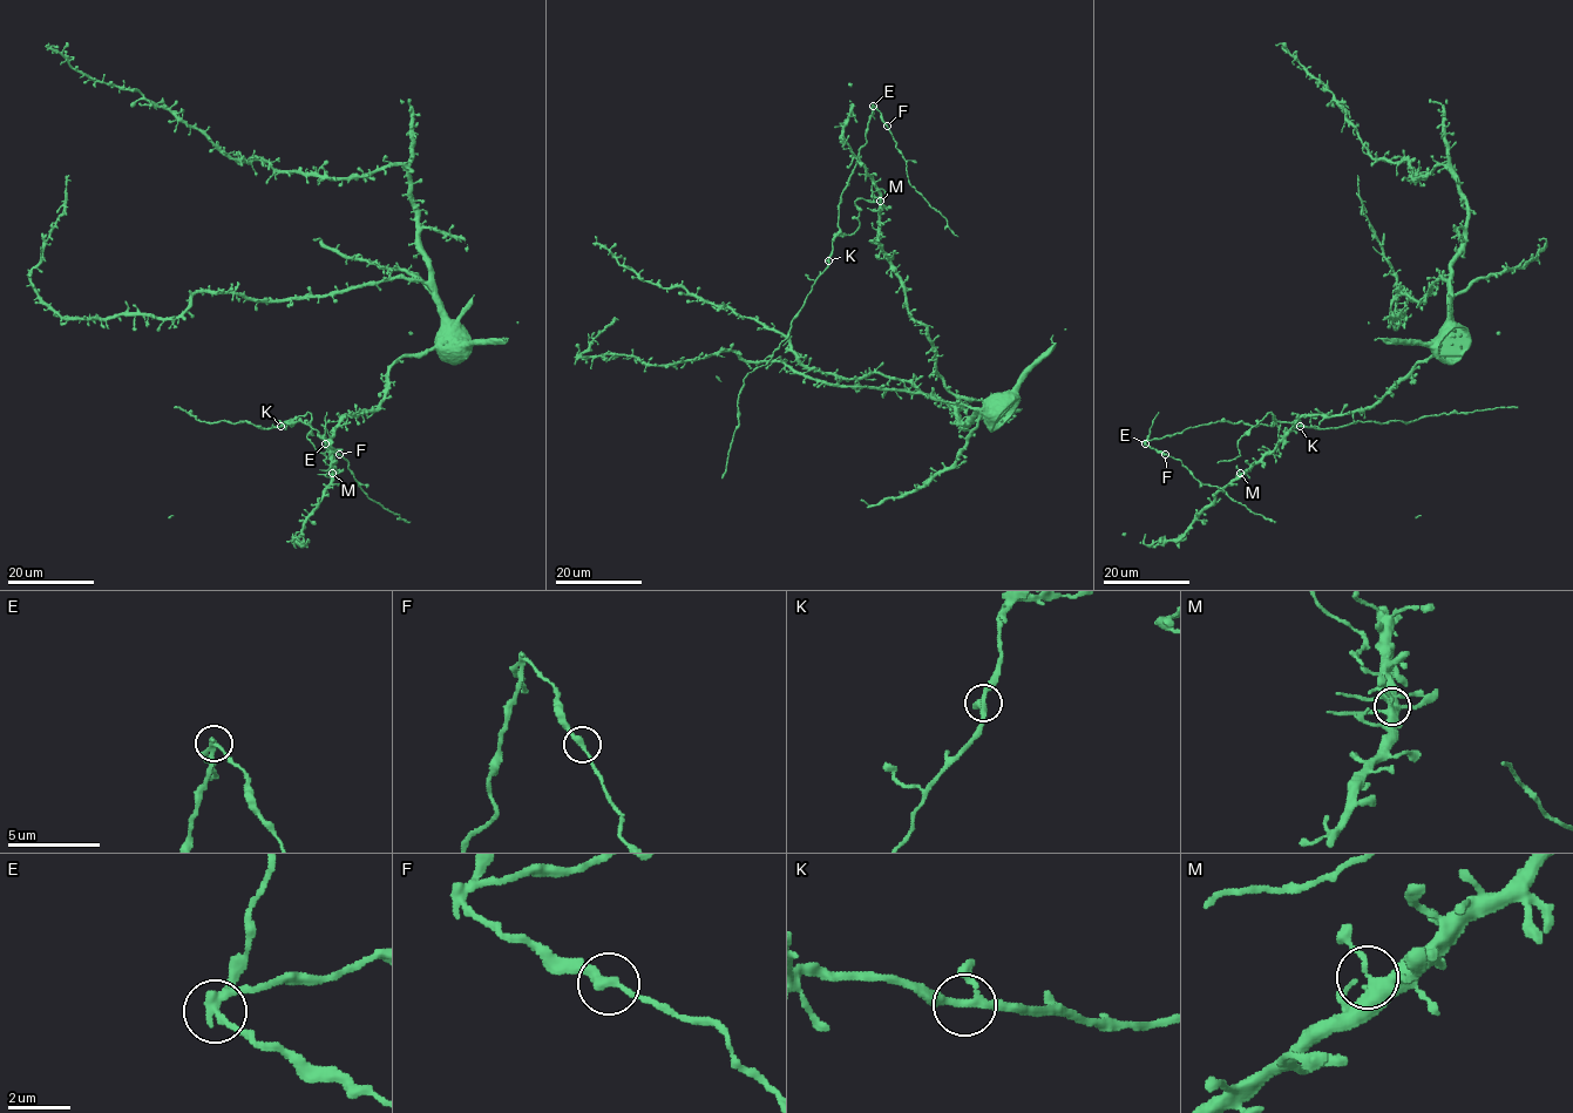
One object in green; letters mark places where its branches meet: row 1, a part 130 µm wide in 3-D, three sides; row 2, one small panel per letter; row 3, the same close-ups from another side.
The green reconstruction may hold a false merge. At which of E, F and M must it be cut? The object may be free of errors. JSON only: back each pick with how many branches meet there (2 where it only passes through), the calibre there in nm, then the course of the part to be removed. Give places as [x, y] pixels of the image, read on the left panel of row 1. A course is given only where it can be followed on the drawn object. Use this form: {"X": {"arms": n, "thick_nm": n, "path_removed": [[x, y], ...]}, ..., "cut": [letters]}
{"E": {"arms": 3, "thick_nm": 240, "path_removed": [[325, 443], [305, 422], [290, 425], [285, 421], [264, 428], [245, 421], [208, 422], [174, 407]]}, "cut": ["E"]}

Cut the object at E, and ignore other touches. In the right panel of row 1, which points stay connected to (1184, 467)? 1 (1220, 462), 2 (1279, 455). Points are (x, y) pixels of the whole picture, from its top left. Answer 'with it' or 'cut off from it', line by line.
1: cut off from it
2: with it

